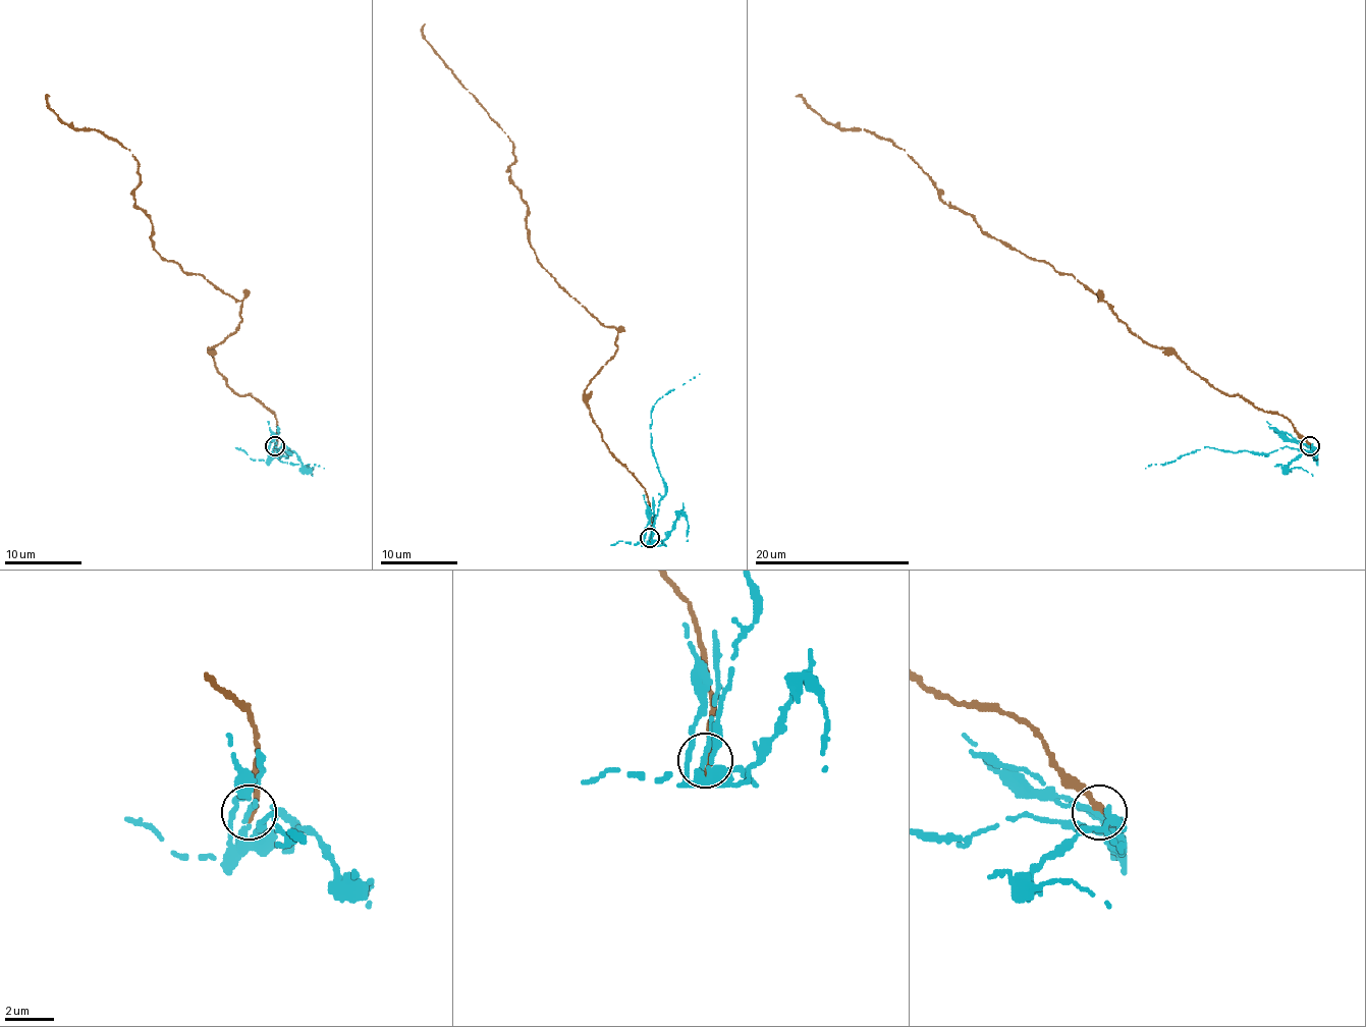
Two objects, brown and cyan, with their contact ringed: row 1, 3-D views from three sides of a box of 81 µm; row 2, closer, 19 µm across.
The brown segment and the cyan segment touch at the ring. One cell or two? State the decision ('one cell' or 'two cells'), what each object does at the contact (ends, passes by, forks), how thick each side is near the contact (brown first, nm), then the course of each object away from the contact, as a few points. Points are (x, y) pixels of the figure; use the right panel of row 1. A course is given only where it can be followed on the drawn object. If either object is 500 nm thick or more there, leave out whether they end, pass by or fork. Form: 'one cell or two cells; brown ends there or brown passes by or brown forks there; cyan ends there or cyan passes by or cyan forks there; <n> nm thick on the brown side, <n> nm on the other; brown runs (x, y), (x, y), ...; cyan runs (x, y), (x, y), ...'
two cells; brown ends there; cyan passes by; 340 nm thick on the brown side, 180 nm on the other; brown runs (1310, 445), (1289, 420), (1130, 330), (1071, 274), (989, 237), (888, 140), (839, 130), (796, 96); cyan runs (1310, 445), (1312, 452), (1287, 447), (1265, 452), (1233, 452), (1213, 447), (1145, 469)

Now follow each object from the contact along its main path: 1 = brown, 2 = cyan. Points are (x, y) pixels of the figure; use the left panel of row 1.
1: (275, 445), (273, 412), (209, 352), (241, 302), (162, 259), (134, 204), (134, 156), (74, 130), (49, 96)
2: (275, 445), (275, 452), (280, 447), (290, 452), (280, 452), (275, 447), (275, 454), (284, 463), (323, 469)

